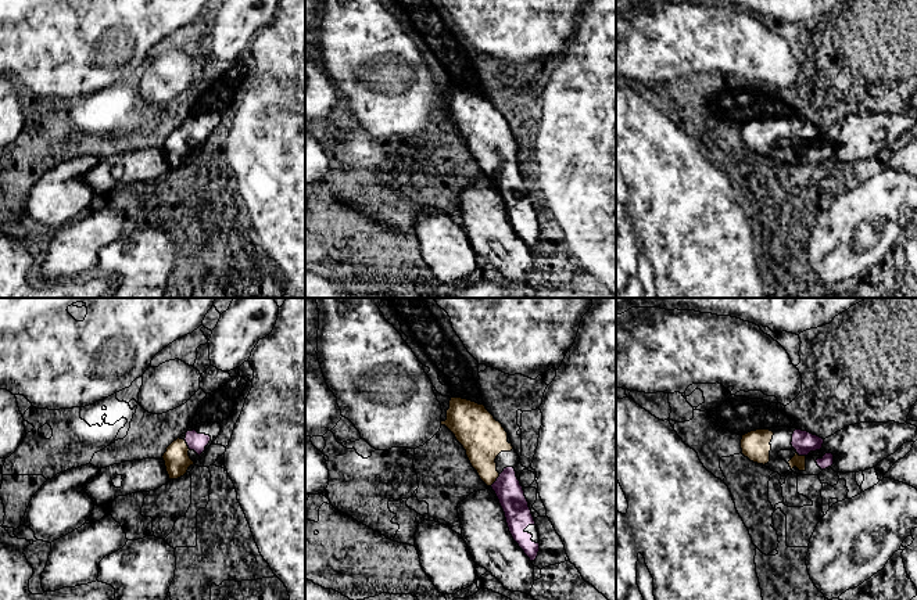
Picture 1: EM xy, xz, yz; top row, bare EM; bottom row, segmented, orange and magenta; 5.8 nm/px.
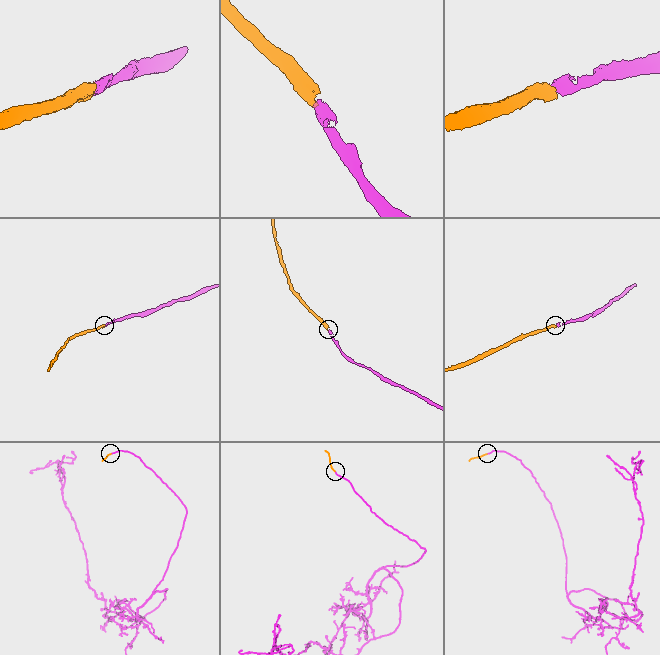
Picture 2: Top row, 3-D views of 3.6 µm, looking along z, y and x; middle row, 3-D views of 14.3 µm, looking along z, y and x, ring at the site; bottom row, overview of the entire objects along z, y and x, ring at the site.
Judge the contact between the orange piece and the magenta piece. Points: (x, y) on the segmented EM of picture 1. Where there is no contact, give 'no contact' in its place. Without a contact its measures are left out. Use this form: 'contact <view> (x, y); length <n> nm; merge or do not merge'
contact yz (796, 453); length 100 nm; merge

